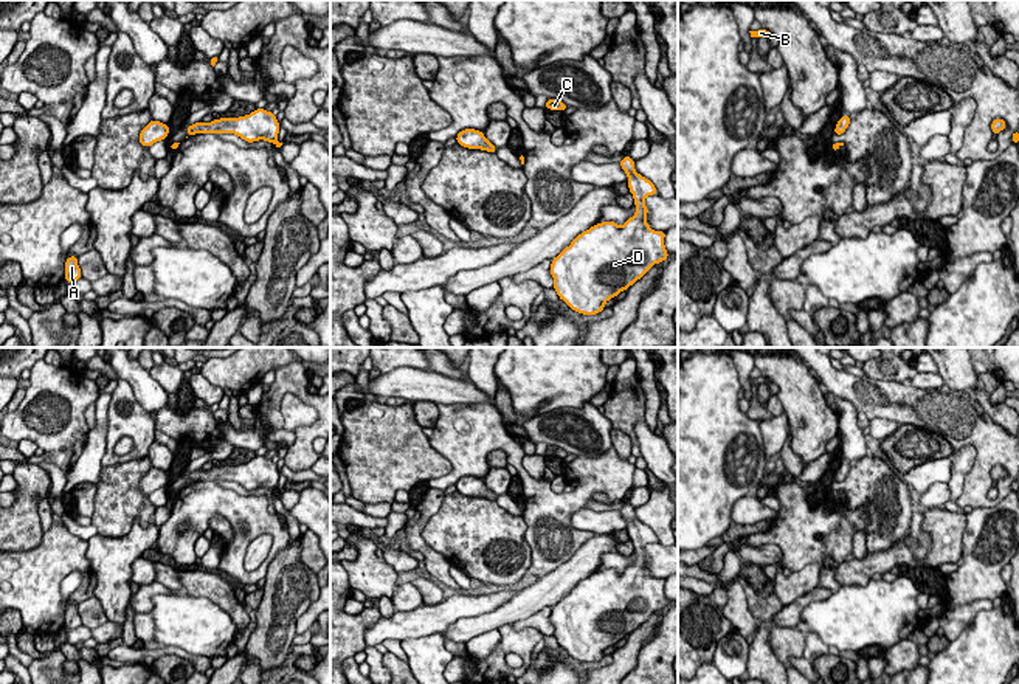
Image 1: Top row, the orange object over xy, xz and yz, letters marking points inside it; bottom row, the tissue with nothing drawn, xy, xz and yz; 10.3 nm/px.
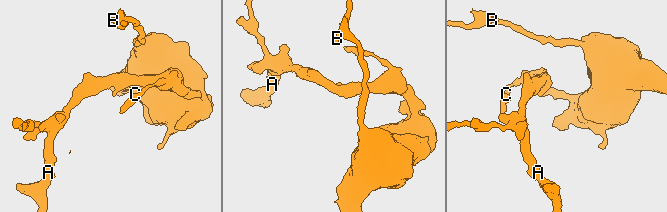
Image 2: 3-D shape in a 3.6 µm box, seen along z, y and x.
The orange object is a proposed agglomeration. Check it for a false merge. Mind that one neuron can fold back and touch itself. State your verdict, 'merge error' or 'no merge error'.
no merge error

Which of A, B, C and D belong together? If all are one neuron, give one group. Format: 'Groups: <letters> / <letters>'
Groups: A B C D

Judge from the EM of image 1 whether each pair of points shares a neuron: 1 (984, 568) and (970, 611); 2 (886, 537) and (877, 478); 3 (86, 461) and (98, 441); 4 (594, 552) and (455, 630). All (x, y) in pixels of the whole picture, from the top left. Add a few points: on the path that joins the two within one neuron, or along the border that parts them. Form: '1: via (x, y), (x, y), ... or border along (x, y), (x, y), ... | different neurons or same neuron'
1: via (979, 579), (971, 590), (971, 601) | same neuron
2: via (886, 523), (886, 498), (880, 492) | same neuron
3: via (90, 456), (95, 445) | same neuron
4: via (560, 580), (515, 610), (489, 621) | same neuron

